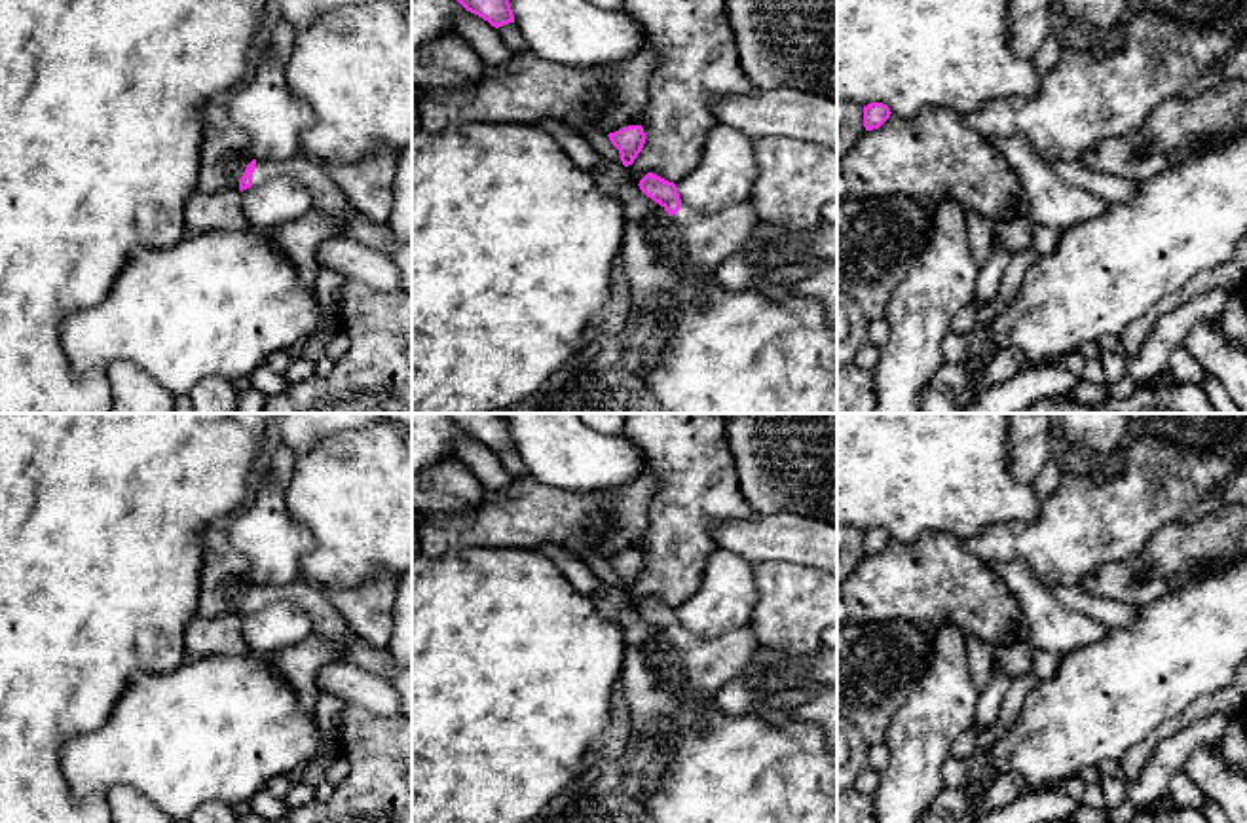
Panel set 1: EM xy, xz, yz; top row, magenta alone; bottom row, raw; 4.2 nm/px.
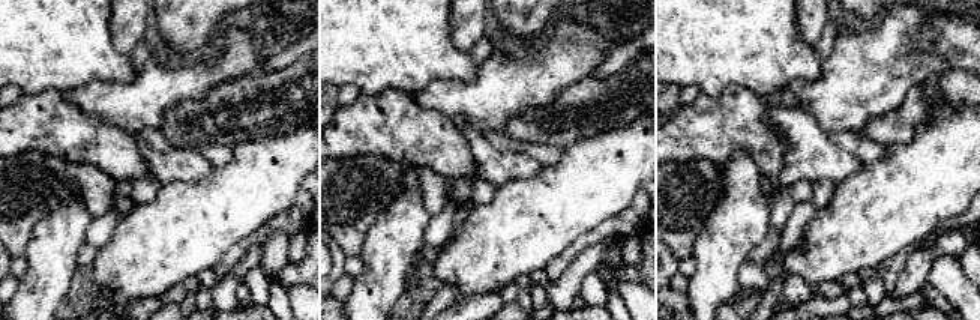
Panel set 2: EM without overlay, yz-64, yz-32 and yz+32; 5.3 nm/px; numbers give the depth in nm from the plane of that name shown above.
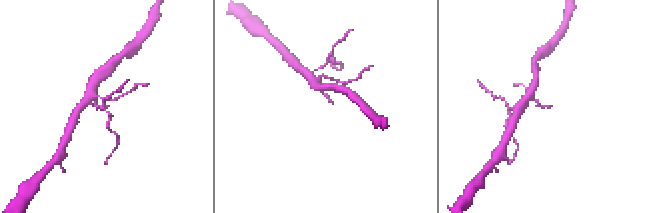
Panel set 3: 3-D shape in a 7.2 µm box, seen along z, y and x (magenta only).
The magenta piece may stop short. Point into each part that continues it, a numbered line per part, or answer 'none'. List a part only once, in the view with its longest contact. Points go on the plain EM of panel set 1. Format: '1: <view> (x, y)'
1: xy (327, 621)

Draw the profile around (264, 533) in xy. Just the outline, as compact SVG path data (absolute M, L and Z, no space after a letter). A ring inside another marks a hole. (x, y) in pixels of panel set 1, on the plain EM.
M264 482L251 503L220 527L232 546L249 561L249 575L256 586L285 588L302 578L300 558L315 548L313 533L288 514L285 487L271 482Z

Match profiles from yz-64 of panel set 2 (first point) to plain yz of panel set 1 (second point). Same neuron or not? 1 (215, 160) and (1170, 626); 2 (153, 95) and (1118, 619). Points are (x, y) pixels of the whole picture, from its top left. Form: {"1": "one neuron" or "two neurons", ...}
{"1": "two neurons", "2": "two neurons"}

